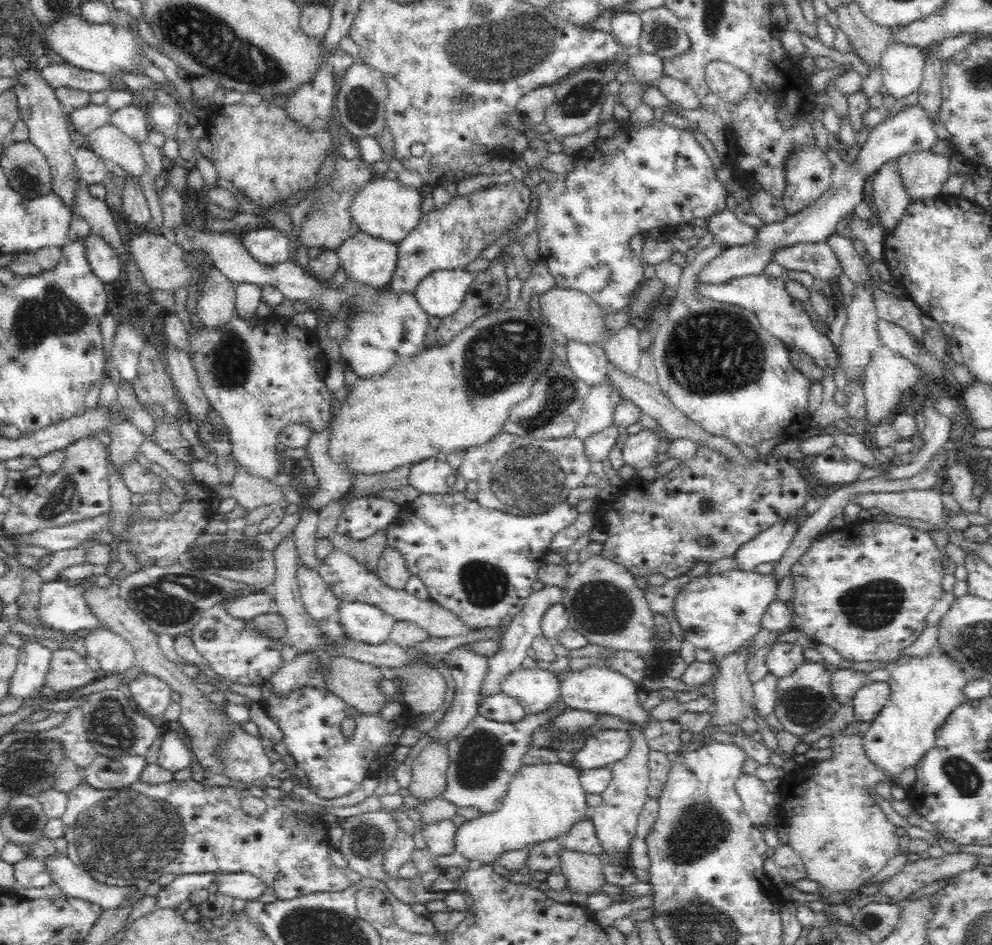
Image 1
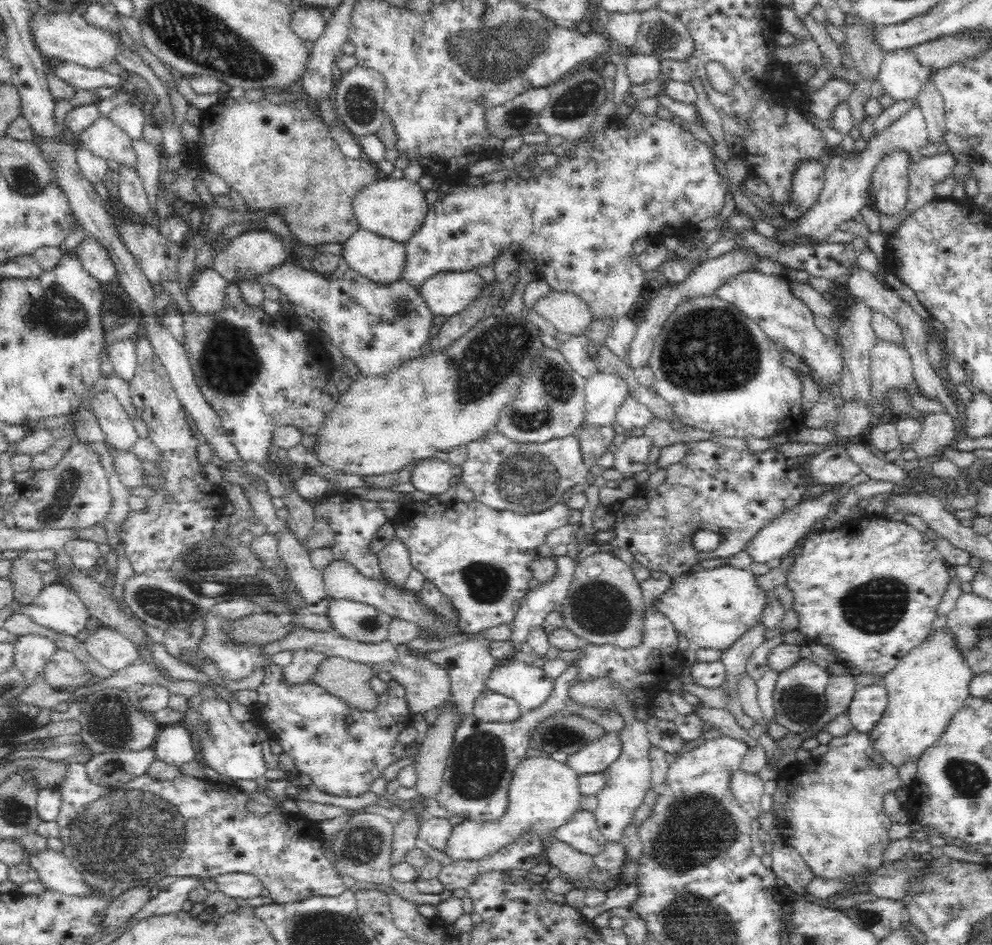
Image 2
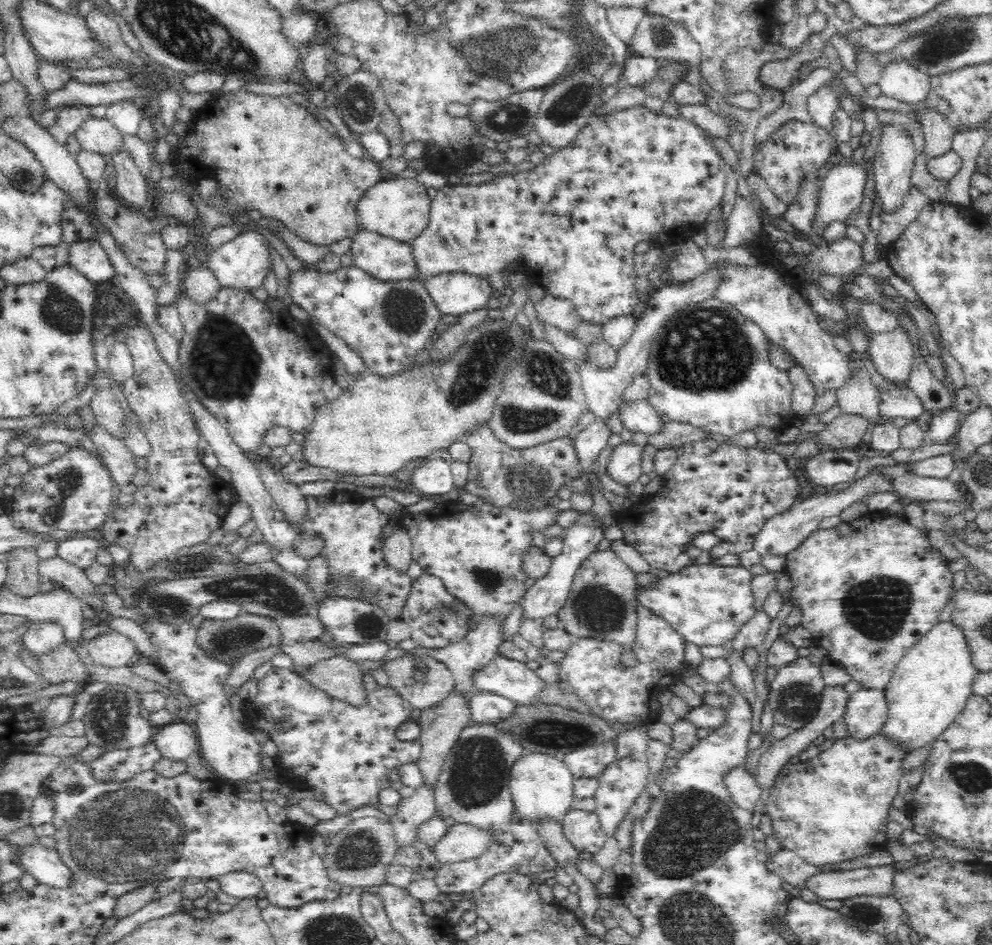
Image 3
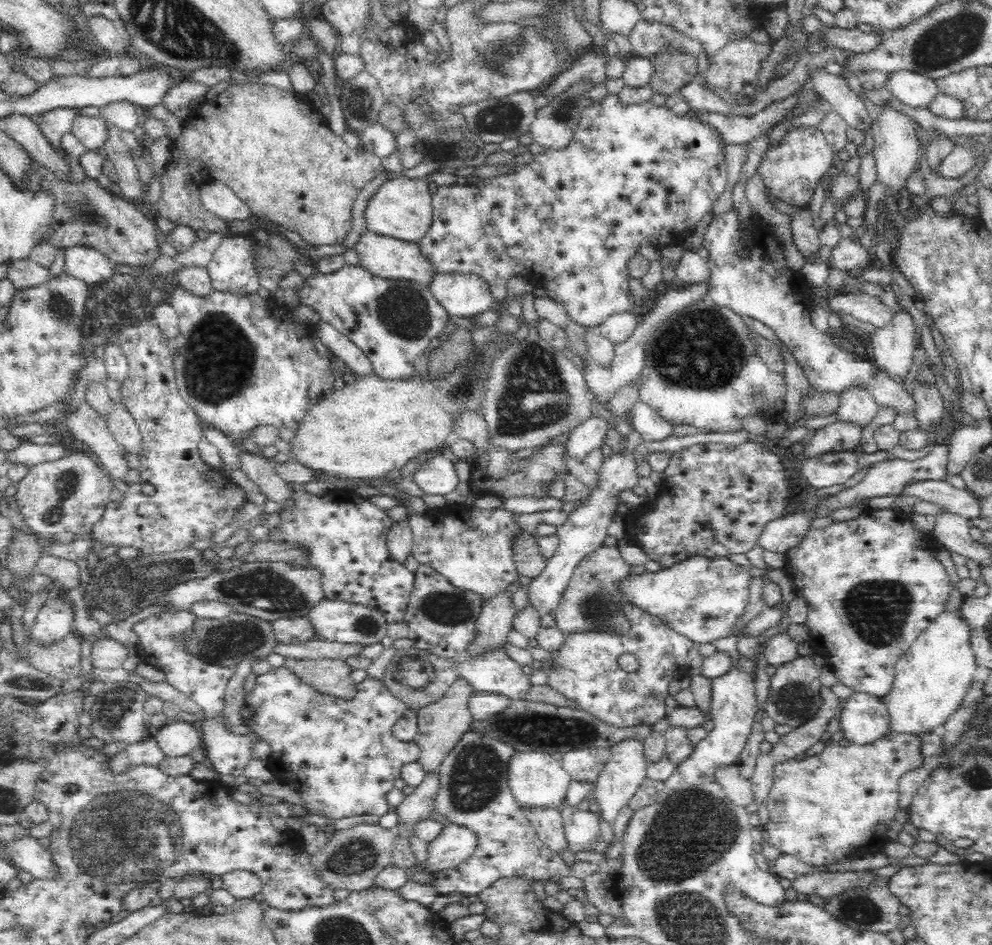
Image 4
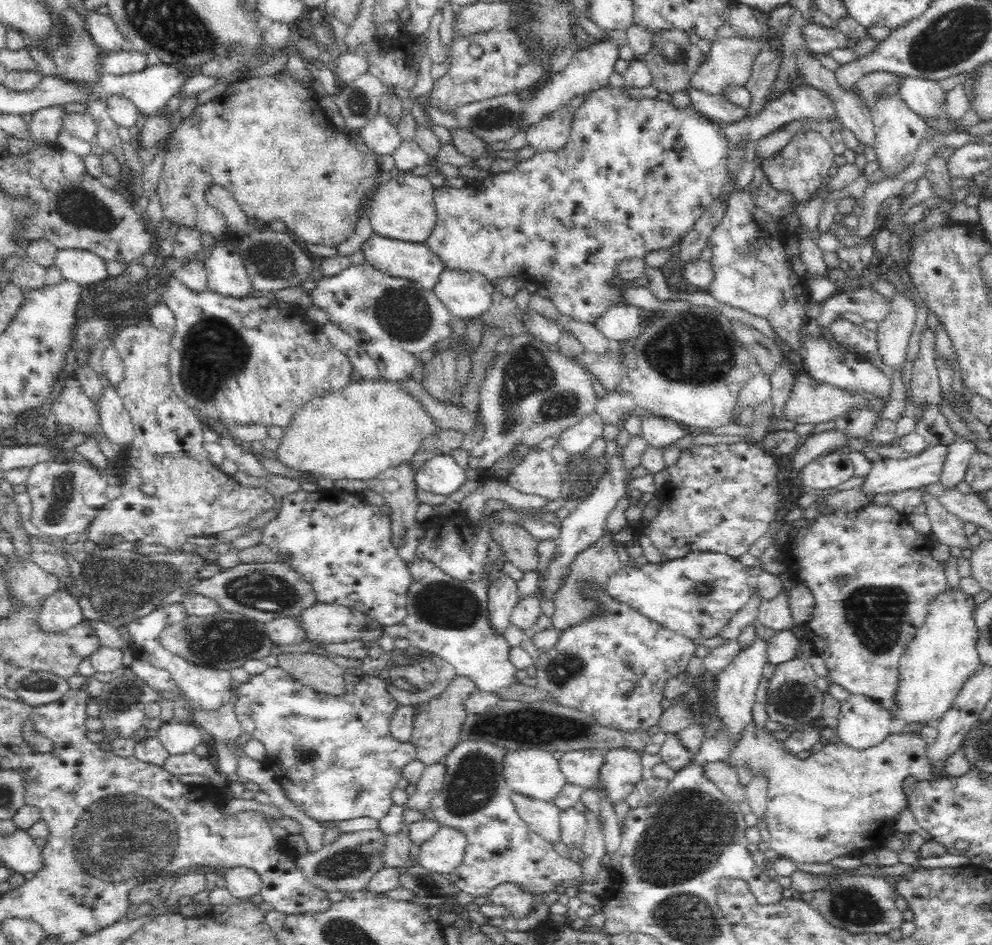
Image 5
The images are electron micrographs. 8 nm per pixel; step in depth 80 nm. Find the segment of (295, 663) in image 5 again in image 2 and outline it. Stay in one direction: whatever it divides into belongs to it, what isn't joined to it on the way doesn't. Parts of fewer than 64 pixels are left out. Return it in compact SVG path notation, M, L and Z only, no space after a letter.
M327 656L310 679L348 706L364 710L373 709L378 697L370 687L372 676L374 670L370 665Z

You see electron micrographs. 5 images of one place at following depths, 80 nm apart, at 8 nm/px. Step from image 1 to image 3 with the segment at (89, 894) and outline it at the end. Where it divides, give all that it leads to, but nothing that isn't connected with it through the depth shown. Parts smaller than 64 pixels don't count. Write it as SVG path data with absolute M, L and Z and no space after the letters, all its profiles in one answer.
M40 843L17 846L16 849L18 856L15 863L38 883L55 888L70 886L70 871L62 865L56 850L48 850Z

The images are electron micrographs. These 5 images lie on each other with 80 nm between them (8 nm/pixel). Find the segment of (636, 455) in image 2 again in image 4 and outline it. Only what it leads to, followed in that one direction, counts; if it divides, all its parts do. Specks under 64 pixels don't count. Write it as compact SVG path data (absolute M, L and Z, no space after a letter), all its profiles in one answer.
M624 447L618 453L613 453L603 460L599 473L596 488L592 489L592 492L583 498L584 500L574 510L569 512L566 522L557 527L559 543L556 554L552 558L546 559L545 567L532 578L528 586L528 601L534 604L534 607L538 607L538 611L542 614L552 612L553 608L556 608L564 589L568 586L574 567L580 562L580 559L596 550L606 540L606 527L616 514L616 508L620 504L620 494L624 490L630 490L637 486L639 480L636 457L634 453L626 451Z

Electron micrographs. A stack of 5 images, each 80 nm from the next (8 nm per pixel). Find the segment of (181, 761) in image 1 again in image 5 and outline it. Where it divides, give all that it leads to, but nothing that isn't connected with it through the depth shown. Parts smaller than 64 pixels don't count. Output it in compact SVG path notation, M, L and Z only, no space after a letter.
M164 721L157 731L158 740L171 755L192 752L202 742L202 732L192 722Z

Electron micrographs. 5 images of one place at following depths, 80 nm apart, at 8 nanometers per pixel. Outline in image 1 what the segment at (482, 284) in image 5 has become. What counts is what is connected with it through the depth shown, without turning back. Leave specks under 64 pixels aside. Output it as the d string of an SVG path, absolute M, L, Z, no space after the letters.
M462 268L436 270L416 286L414 295L430 316L443 319L458 311L474 278L475 273Z

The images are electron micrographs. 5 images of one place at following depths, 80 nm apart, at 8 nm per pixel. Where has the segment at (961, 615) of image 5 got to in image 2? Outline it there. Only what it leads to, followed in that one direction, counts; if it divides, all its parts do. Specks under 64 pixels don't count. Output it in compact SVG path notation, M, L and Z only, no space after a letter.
M950 628L932 632L924 642L899 657L894 670L884 678L887 707L876 728L868 734L876 748L896 766L917 760L926 748L931 747L970 696L974 673L956 638L956 632Z

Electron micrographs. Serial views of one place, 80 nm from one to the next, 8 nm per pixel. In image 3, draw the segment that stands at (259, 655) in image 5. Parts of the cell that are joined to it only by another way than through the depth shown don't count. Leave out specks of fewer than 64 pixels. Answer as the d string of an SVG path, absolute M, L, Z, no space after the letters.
M240 613L229 620L204 619L198 626L196 644L210 658L226 664L234 664L256 650L274 647L284 642L276 621L263 614Z

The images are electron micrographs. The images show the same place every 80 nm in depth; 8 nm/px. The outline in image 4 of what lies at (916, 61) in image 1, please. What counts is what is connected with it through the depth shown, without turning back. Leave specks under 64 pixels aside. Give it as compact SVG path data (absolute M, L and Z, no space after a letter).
M892 72L885 88L898 102L910 108L930 108L936 100L936 95L941 94L936 81L927 76L914 72Z

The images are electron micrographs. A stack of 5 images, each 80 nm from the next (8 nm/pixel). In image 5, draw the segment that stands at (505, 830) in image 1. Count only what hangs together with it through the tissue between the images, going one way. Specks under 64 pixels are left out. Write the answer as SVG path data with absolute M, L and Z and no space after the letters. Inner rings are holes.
M525 748L509 751L502 766L509 788L532 798L551 802L566 783L558 760L547 750ZM440 827L430 840L420 846L413 862L430 872L450 875L462 862L466 841L456 829Z

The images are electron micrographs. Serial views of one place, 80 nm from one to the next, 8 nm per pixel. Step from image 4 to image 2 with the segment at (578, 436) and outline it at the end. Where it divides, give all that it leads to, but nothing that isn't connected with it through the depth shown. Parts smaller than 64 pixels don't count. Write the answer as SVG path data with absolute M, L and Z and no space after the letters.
M592 426L592 428L582 430L581 433L577 434L581 457L586 470L596 466L600 455L603 455L609 449L616 435L614 426Z

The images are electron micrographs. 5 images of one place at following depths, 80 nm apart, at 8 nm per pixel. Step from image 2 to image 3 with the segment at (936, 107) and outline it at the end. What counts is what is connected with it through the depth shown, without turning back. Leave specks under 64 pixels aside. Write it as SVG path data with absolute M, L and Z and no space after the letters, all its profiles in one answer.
M929 108L924 110L924 120L922 121L925 139L924 150L929 160L953 150L952 142L955 131L948 123L944 122L944 118L939 112L934 112Z

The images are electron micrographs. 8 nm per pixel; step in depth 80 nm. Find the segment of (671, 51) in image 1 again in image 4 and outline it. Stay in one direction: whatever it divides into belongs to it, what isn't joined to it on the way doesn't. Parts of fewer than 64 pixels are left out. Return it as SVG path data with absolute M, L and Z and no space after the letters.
M639 20L632 27L628 38L633 46L632 55L638 57L650 56L670 45L674 48L680 47L682 51L694 53L696 56L699 55L701 49L699 40L688 38L685 34L657 22L648 24L648 22Z

